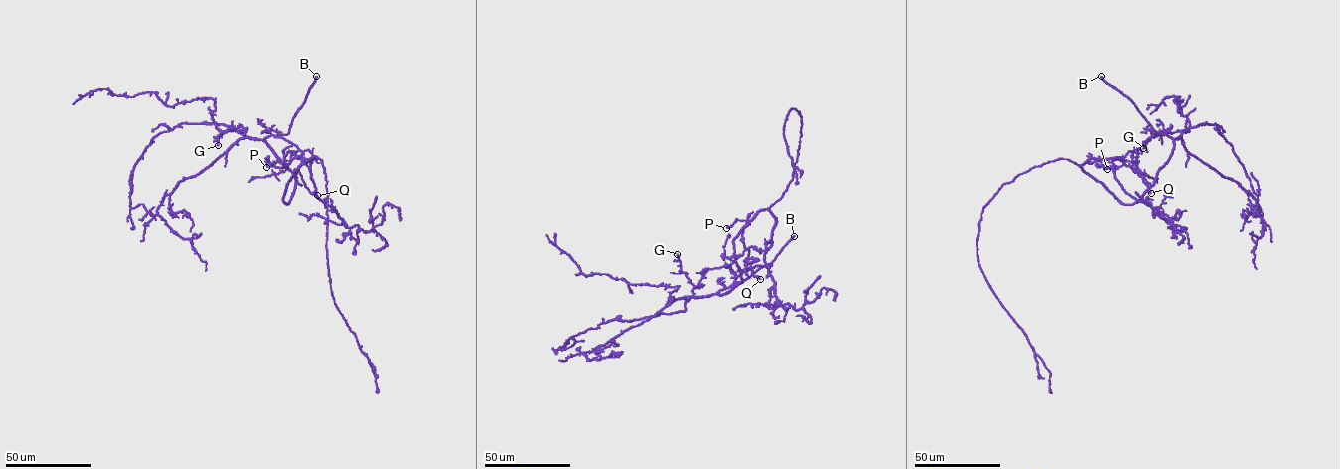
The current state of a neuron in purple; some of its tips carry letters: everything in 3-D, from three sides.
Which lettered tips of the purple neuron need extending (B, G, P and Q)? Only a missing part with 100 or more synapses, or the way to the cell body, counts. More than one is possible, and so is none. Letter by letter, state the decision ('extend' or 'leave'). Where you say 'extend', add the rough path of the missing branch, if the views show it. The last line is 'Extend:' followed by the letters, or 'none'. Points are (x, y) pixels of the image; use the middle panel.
B: extend; missing branch runs (794, 236), (797, 202)
G: leave
P: leave
Q: leave
Extend: B

